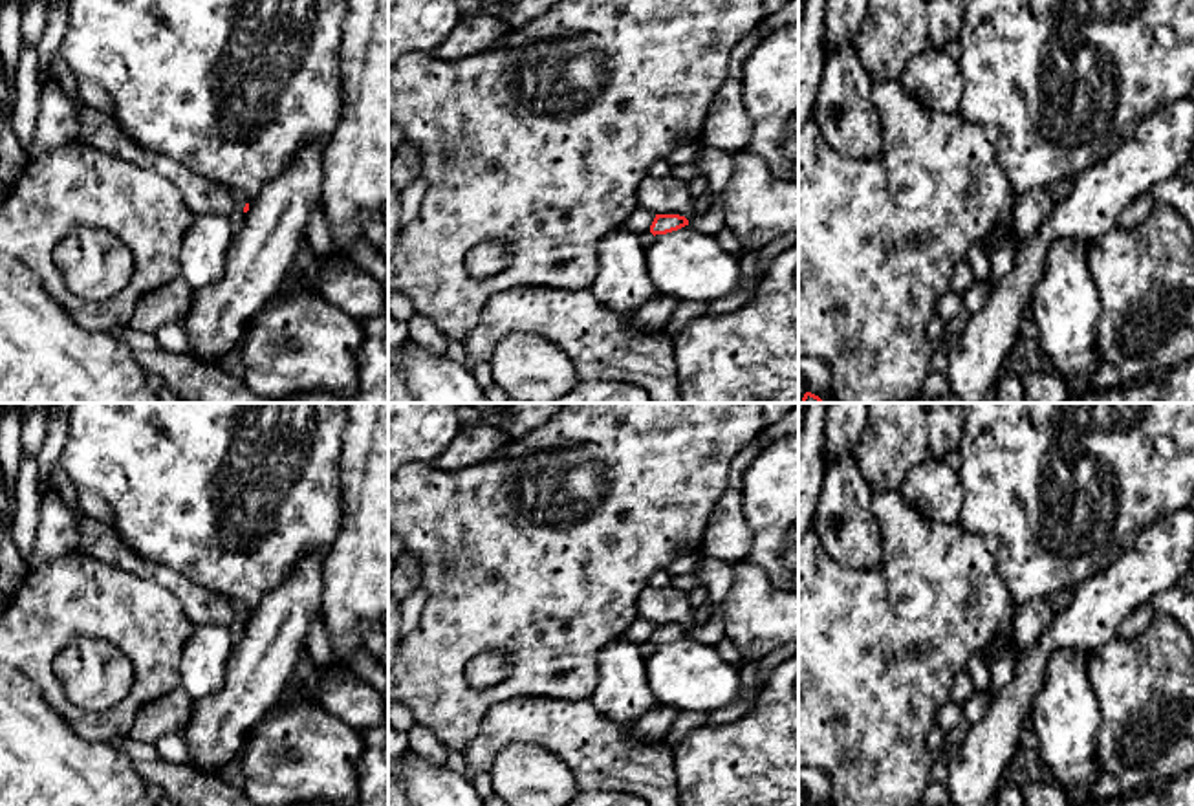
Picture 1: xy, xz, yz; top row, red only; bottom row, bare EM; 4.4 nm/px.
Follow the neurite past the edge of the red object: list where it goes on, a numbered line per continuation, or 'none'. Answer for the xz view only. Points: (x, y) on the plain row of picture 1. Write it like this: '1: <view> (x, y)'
1: xz (640, 631)

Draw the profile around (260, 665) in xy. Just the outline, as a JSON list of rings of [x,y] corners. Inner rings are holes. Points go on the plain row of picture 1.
[[[308,557],[249,612],[222,691],[194,702],[181,731],[190,766],[218,775],[233,771],[249,731],[280,702],[306,648],[309,623],[322,617],[322,584],[322,559]]]

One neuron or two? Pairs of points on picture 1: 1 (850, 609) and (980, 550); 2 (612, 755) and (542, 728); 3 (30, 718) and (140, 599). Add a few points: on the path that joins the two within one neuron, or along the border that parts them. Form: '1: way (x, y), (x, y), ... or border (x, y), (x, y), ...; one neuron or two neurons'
1: way (883, 609), (922, 609), (947, 583); one neuron
2: way (596, 748), (574, 729), (559, 728); one neuron
3: border (19, 671), (39, 687), (43, 697), (74, 731); two neurons

